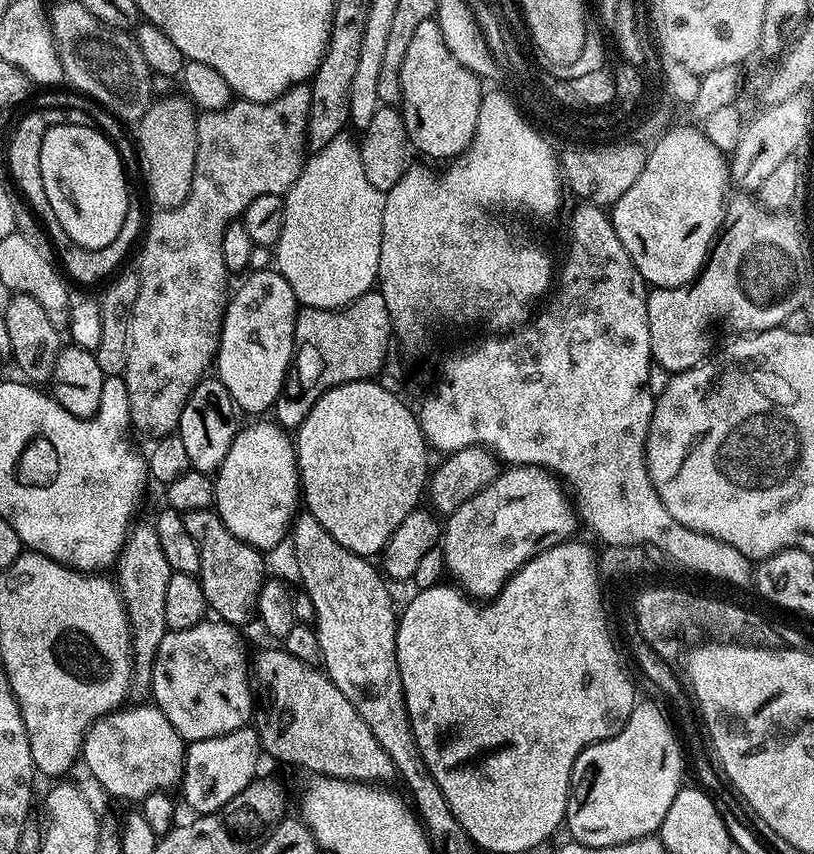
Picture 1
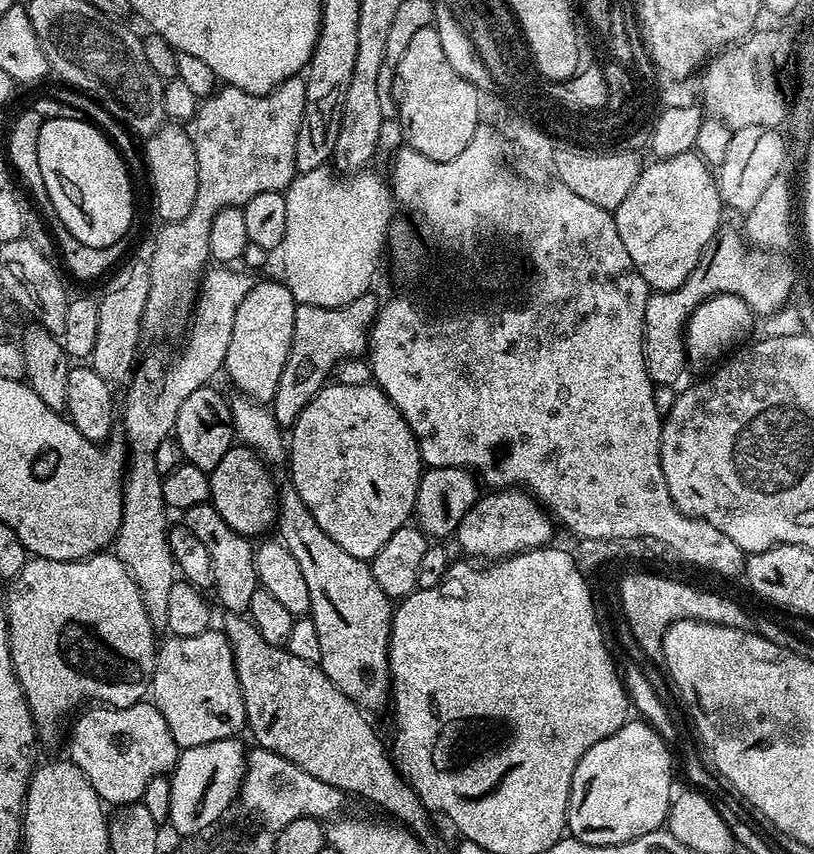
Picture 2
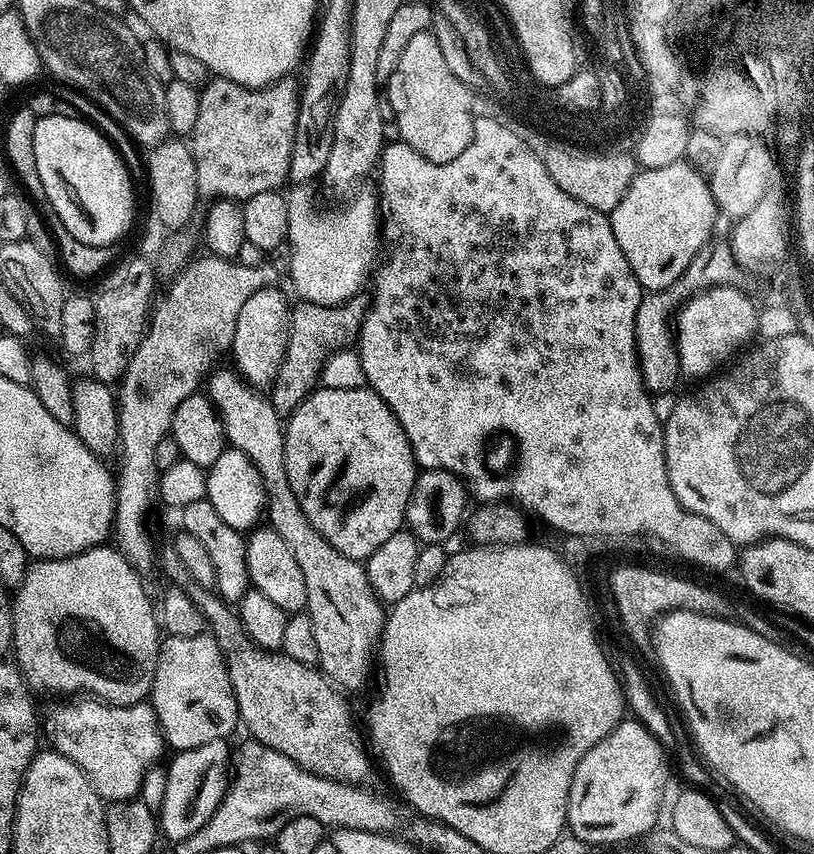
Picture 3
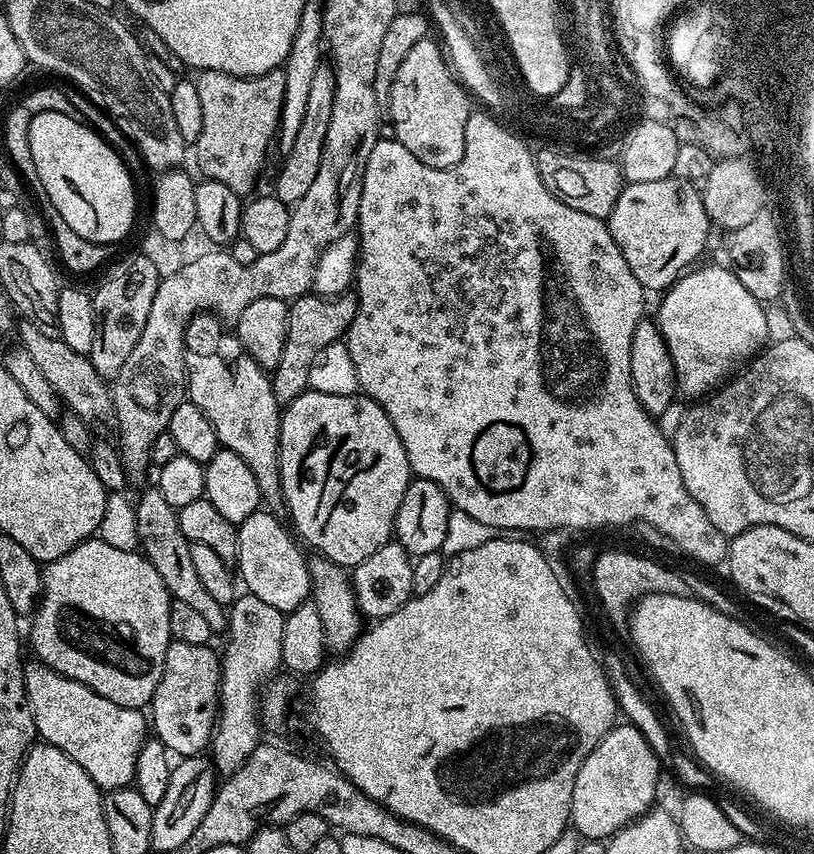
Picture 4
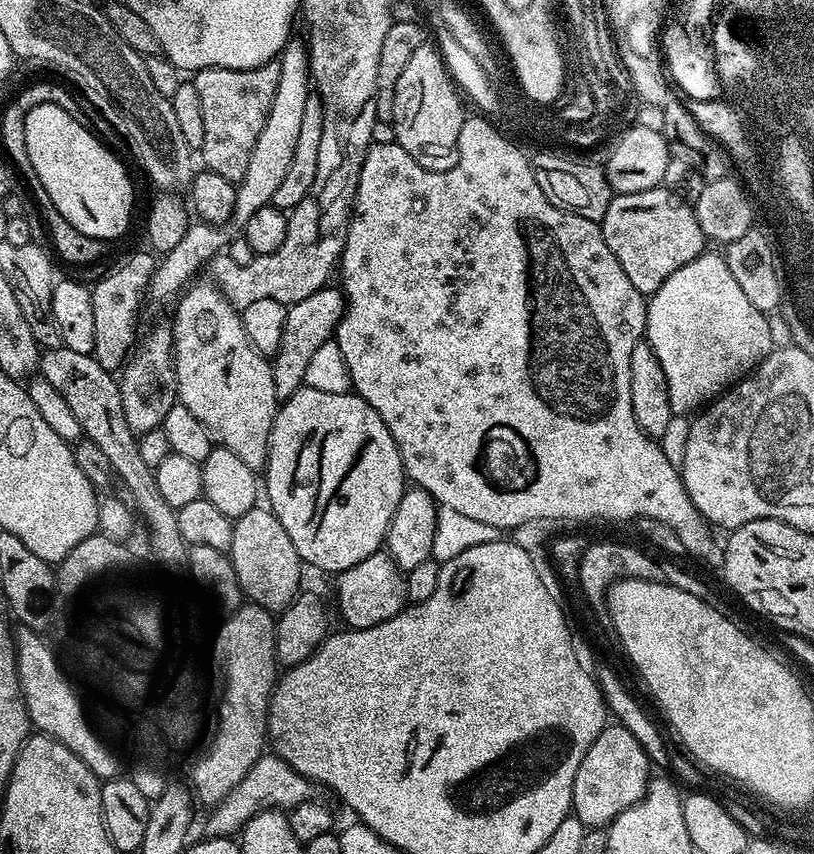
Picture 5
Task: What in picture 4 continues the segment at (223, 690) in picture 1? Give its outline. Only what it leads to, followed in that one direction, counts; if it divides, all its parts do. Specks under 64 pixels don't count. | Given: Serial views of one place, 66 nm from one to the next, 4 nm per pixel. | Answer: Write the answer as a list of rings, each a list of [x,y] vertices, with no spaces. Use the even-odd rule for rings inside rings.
[[[173,640],[166,650],[166,662],[162,670],[162,678],[152,695],[150,705],[150,728],[155,739],[160,740],[168,748],[169,753],[177,757],[199,756],[211,745],[212,733],[216,730],[216,721],[220,710],[220,656],[208,644],[190,646],[190,642]]]

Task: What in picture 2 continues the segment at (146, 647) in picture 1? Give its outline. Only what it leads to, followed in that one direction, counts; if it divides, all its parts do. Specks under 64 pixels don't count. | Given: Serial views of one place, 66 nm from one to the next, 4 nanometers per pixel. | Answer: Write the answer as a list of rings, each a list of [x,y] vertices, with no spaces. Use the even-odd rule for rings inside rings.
[[[212,266],[205,271],[190,312],[192,325],[188,328],[184,349],[173,356],[160,348],[153,352],[145,351],[126,384],[128,393],[124,396],[123,437],[127,448],[126,483],[122,522],[114,541],[114,554],[134,578],[142,594],[146,614],[156,630],[164,628],[170,586],[176,584],[178,569],[168,545],[170,519],[162,498],[162,474],[158,466],[154,466],[154,450],[158,450],[162,441],[173,435],[182,402],[186,402],[194,390],[205,387],[216,371],[219,373],[223,369],[226,350],[230,350],[230,334],[234,334],[234,314],[238,314],[242,298],[250,294],[254,283],[247,271],[236,270],[232,266]]]

